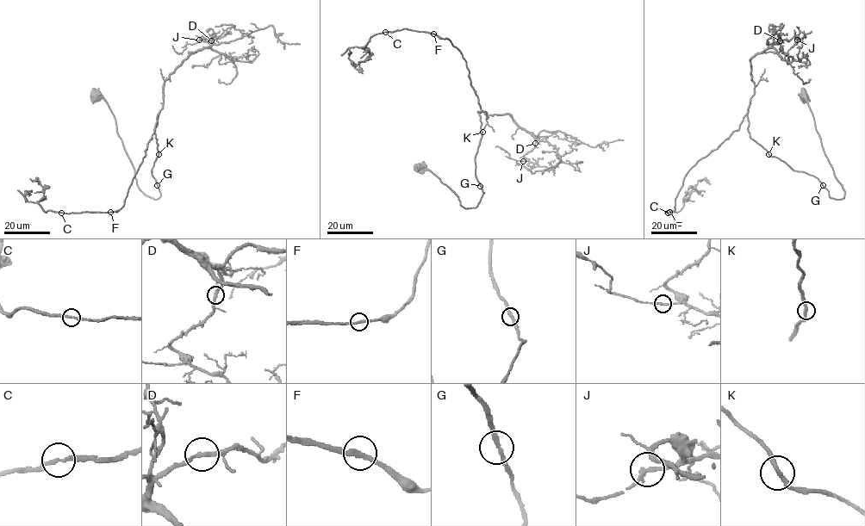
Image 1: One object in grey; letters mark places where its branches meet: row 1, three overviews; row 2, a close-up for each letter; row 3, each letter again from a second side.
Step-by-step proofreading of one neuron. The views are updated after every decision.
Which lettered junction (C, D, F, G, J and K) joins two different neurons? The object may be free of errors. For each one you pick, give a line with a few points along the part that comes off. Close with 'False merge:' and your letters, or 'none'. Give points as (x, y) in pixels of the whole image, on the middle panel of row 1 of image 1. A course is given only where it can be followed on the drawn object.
False merge: none

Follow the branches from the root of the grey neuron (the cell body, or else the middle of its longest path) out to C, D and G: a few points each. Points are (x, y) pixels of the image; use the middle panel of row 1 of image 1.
C: (420, 167), (464, 207), (477, 205), (483, 193), (475, 166), (478, 98), (449, 39), (385, 32)
D: (420, 167), (475, 207), (483, 193), (476, 176), (478, 111), (507, 114), (535, 143)
G: (420, 167), (429, 170), (439, 178), (465, 208), (477, 205), (483, 193), (480, 186)

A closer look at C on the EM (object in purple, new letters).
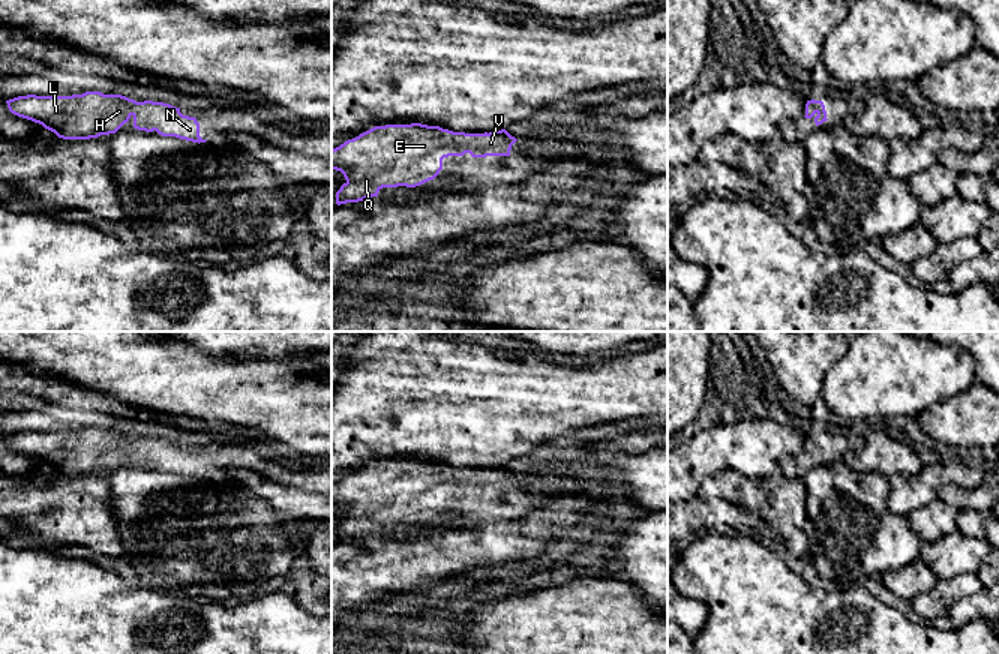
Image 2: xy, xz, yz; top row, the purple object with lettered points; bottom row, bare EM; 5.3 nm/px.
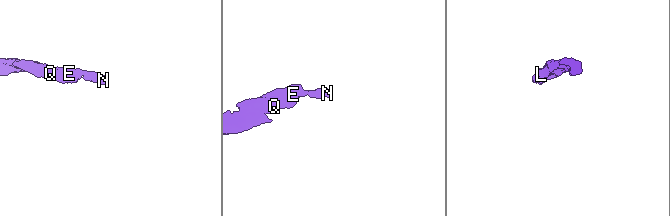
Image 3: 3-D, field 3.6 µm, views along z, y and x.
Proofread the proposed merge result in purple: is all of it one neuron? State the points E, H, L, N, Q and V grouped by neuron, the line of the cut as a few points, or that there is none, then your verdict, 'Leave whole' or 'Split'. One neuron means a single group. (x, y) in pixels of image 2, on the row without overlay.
Groups: E H L N Q V. No split. Leave whole

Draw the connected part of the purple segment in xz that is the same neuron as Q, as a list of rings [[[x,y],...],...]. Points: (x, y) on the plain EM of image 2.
[[[422,459],[375,462],[332,486],[332,506],[340,507],[346,516],[336,528],[336,540],[378,532],[382,524],[420,522],[440,510],[442,495],[448,492],[510,492],[516,477],[506,465],[465,470]]]

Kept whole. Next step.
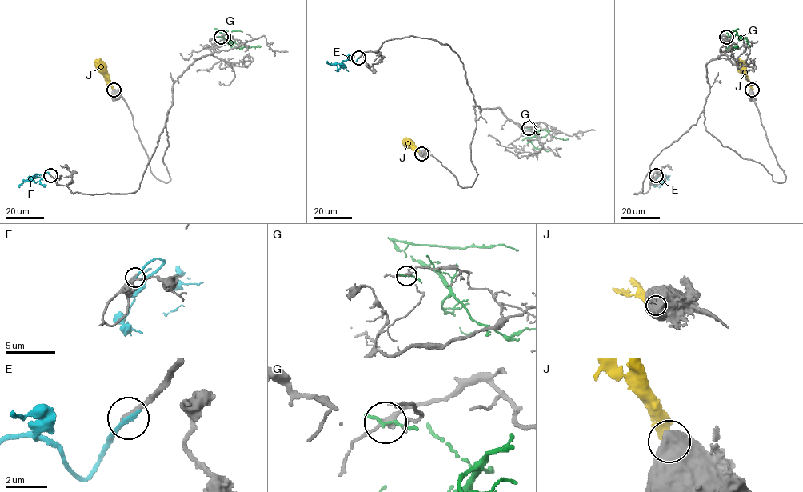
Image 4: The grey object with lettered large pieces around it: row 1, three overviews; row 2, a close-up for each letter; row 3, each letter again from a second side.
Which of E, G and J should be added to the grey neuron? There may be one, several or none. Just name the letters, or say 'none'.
none

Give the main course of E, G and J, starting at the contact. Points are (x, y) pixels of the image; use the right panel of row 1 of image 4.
E: (656, 175), (660, 172), (658, 175), (665, 176), (659, 187)
G: (726, 37), (729, 35), (732, 38), (737, 33), (735, 30), (732, 32)
J: (752, 90), (749, 81), (739, 69), (737, 59)

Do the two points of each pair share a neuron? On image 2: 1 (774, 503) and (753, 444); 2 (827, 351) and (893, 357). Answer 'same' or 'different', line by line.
1: different
2: different

